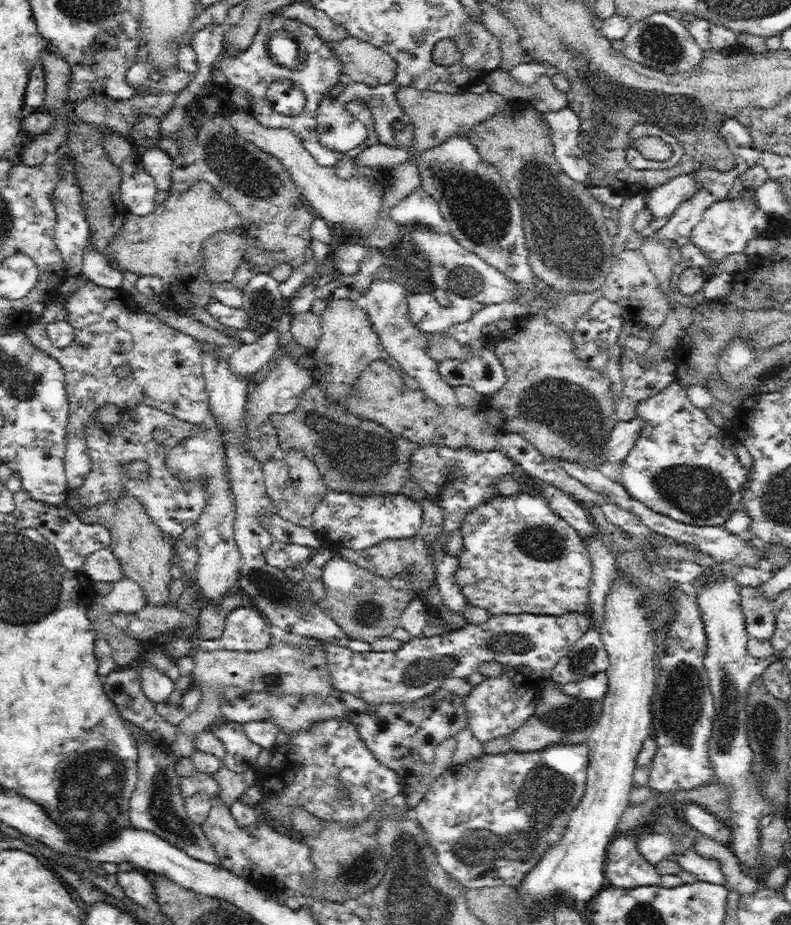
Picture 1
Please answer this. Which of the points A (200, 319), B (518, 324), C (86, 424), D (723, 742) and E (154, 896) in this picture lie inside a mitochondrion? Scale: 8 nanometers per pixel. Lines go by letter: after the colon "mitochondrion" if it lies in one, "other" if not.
A: other
B: other
C: other
D: mitochondrion
E: other

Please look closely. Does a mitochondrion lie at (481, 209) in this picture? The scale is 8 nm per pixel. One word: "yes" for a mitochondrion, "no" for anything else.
yes

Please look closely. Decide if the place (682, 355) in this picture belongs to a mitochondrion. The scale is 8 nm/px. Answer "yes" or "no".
no

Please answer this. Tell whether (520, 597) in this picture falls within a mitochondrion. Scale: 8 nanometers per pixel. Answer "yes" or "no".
no

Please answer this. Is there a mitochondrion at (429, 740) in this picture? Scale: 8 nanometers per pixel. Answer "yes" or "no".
no

